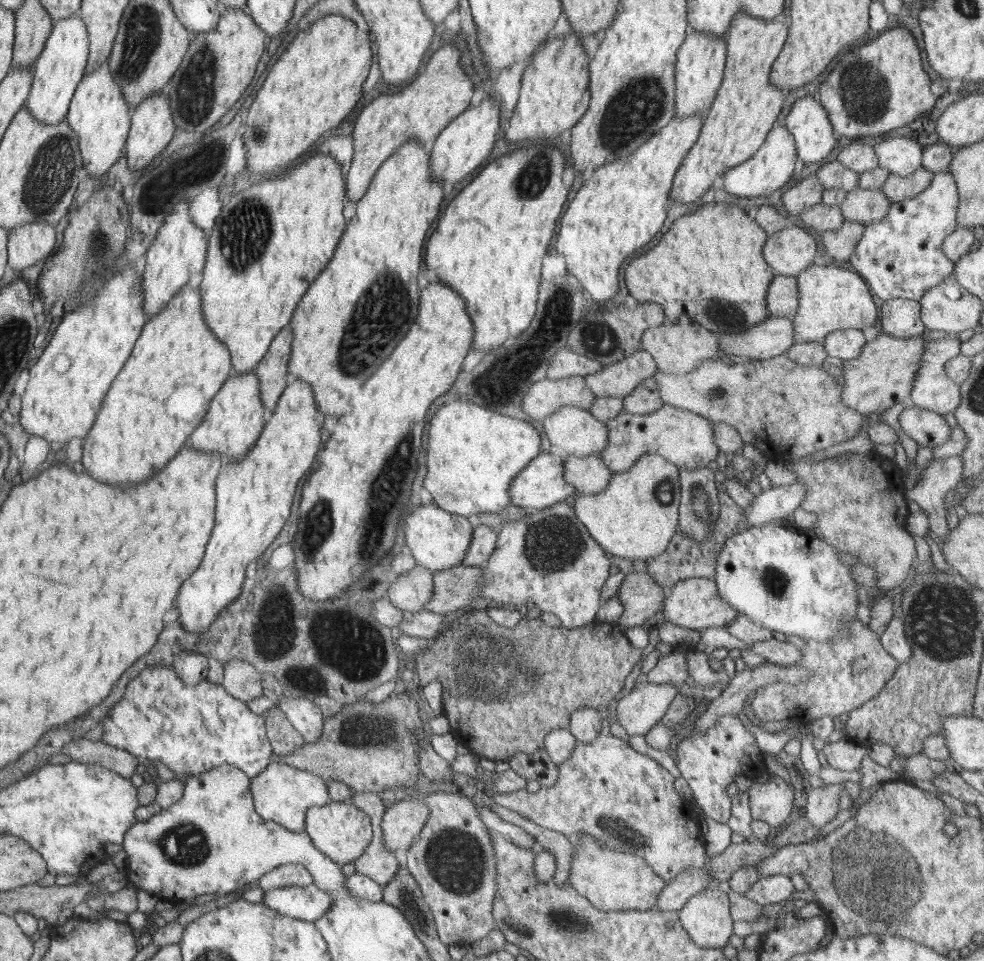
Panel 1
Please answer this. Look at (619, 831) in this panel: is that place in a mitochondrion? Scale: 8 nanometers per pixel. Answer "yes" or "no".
yes

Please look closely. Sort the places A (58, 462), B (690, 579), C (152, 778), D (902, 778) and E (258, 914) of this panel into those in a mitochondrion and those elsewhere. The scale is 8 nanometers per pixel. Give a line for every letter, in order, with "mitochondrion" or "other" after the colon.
A: other
B: other
C: other
D: other
E: other

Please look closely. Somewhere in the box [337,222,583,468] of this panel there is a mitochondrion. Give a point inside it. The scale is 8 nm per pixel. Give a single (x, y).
(529, 359)

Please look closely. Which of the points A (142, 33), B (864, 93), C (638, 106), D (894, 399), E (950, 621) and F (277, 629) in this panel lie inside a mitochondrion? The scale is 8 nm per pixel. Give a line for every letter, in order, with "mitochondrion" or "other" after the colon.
A: mitochondrion
B: mitochondrion
C: mitochondrion
D: other
E: mitochondrion
F: mitochondrion

